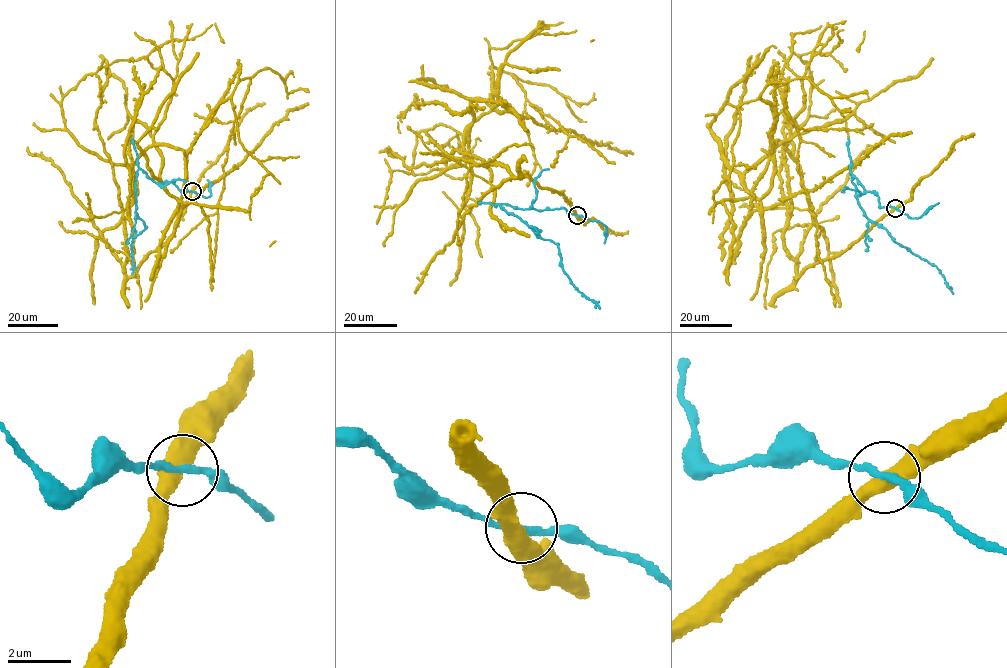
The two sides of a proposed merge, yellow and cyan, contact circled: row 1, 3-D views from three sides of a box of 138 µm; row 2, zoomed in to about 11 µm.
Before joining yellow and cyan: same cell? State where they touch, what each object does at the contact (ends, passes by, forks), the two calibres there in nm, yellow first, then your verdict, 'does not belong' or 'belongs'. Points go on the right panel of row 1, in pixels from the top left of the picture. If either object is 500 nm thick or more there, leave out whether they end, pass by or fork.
at (895, 208); yellow passes by; cyan passes by; 480 nm thick on the yellow side, 180 nm on the other; belongs

